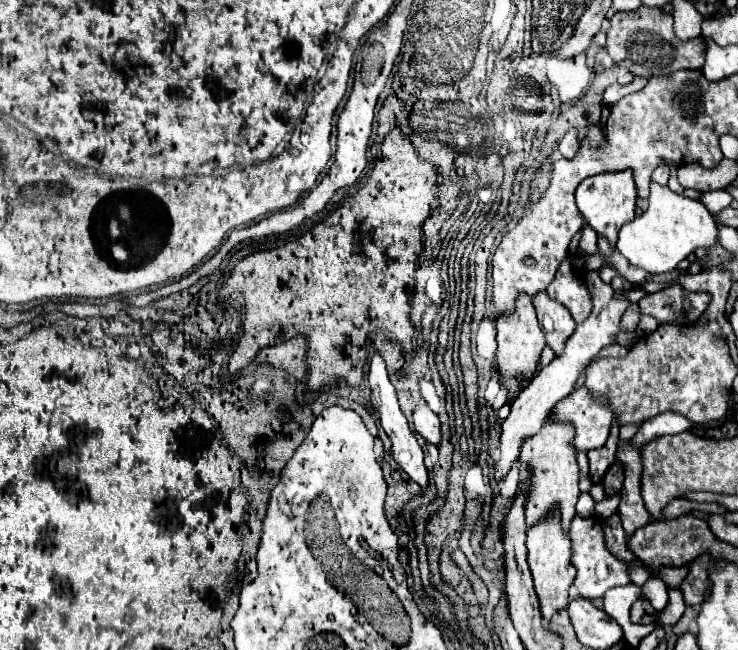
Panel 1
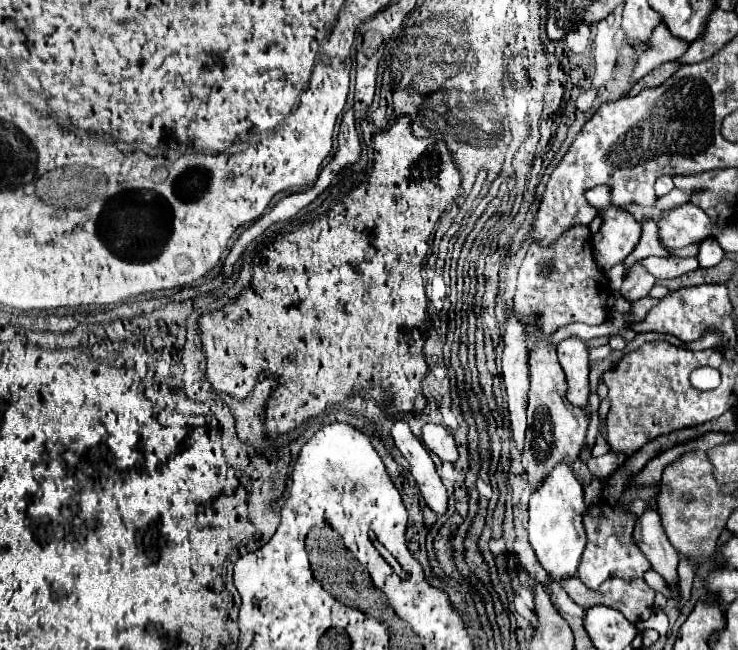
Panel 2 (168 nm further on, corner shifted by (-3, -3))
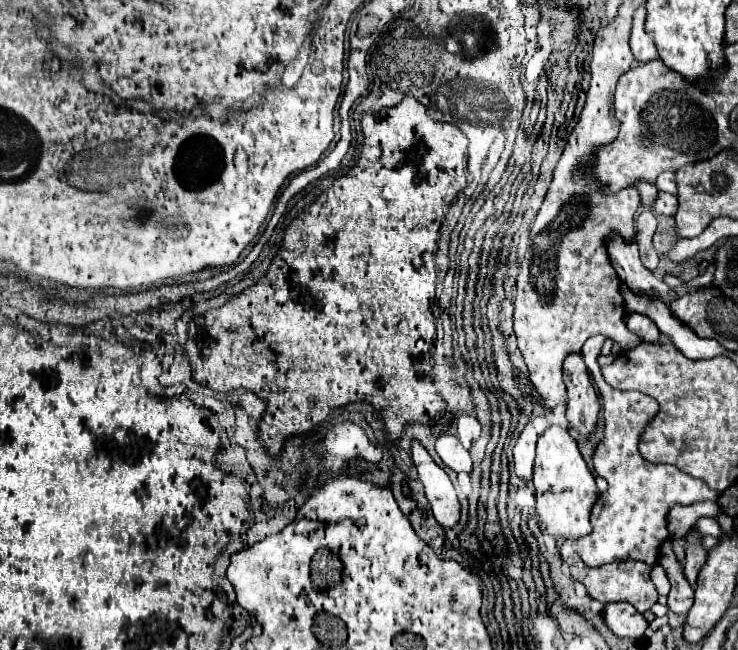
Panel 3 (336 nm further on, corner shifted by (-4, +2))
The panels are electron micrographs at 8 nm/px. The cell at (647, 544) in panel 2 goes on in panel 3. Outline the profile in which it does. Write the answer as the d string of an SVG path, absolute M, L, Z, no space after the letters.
M662 552L658 562L660 562L660 566L664 566L664 570L668 572L668 578L672 582L672 590L668 594L668 608L674 614L686 616L694 604L694 590L690 588L688 580L684 578L680 562L676 560L674 552Z

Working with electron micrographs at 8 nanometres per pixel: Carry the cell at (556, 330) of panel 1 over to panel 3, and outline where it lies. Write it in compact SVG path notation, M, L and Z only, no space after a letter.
M570 354L564 360L564 384L568 390L566 418L580 436L590 436L598 426L600 404L582 354Z

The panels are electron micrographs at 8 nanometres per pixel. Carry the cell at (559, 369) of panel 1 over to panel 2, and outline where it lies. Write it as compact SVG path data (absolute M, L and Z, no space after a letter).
M635 265L635 267L631 267L631 273L627 275L627 279L621 285L621 297L629 303L635 303L637 299L645 297L655 283L657 281L651 273L647 273L641 265Z

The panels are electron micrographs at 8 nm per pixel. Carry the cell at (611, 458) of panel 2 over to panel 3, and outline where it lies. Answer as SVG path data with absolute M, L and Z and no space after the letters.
M592 336L582 346L582 358L604 400L604 440L594 450L594 468L608 480L608 490L600 494L592 508L592 532L576 542L576 552L586 566L602 566L616 560L642 560L656 564L660 546L670 540L666 514L674 504L694 504L700 500L716 500L718 492L678 470L672 464L650 464L638 452L638 442L648 422L658 414L658 402L642 392L622 392L608 386L600 374L598 356L606 336Z

